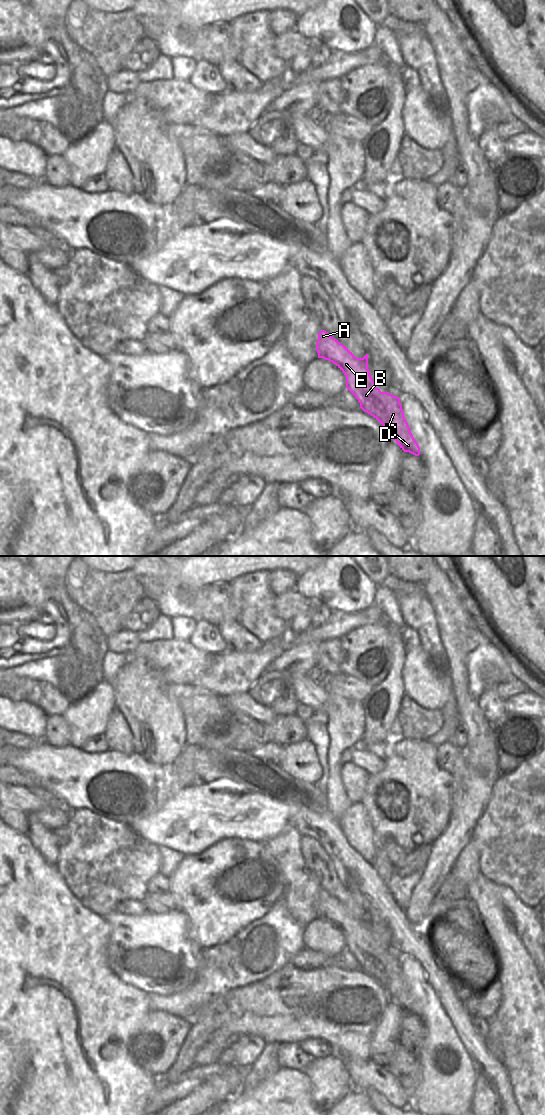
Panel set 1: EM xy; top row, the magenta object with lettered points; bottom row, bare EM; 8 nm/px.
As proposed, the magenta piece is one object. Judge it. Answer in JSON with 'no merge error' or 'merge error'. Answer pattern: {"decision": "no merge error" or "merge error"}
{"decision": "no merge error"}

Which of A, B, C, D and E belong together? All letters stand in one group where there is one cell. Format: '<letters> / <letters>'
A B C D E

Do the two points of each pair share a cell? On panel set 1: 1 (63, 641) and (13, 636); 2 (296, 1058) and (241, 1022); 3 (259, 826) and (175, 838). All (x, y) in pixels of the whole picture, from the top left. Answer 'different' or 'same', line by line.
1: same
2: different
3: same

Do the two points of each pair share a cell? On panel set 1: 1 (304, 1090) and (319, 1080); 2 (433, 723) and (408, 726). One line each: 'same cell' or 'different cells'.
1: different cells
2: same cell

